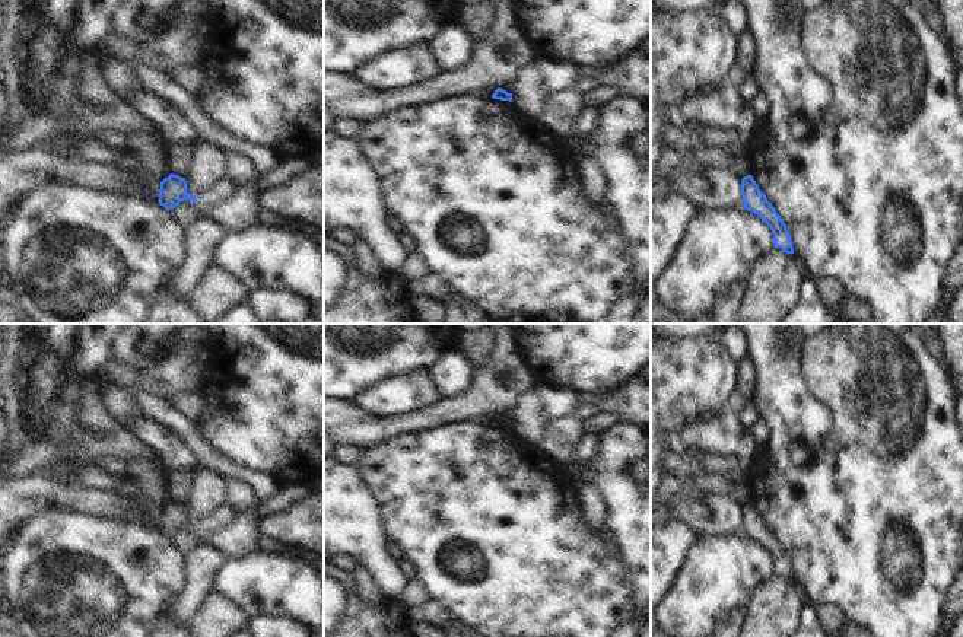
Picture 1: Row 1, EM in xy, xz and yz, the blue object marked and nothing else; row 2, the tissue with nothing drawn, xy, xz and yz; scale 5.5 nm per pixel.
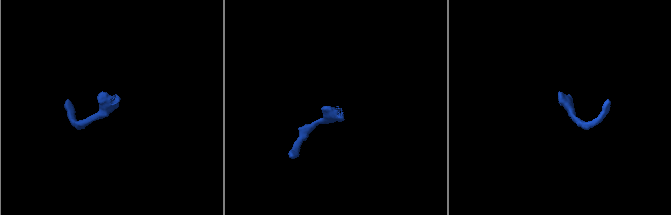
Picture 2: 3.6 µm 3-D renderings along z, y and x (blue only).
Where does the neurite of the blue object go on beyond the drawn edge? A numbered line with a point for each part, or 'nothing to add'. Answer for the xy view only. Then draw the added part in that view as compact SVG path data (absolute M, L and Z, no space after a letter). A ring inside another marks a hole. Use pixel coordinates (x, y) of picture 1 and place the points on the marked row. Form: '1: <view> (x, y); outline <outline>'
1: xy (225, 188); outline M223 175L210 189L196 195L197 203L194 206L197 210L213 207L220 201L232 198L236 188L235 182Z

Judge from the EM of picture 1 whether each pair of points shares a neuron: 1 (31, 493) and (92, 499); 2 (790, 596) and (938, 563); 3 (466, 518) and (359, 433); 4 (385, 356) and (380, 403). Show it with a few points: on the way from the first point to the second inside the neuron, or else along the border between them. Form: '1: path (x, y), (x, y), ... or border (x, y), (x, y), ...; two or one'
1: path (45, 494), (78, 499); one
2: border (793, 580), (809, 605); two
3: border (406, 432), (364, 449); two
4: border (418, 369), (377, 381), (355, 397); two

